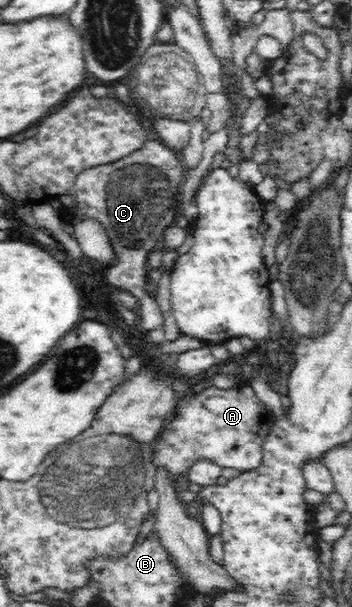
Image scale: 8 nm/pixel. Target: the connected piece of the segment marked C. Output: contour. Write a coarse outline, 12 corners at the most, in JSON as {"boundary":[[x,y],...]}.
{"boundary":[[156,140],[83,170],[73,194],[115,254],[104,276],[165,317],[149,253],[184,206],[186,167]]}

